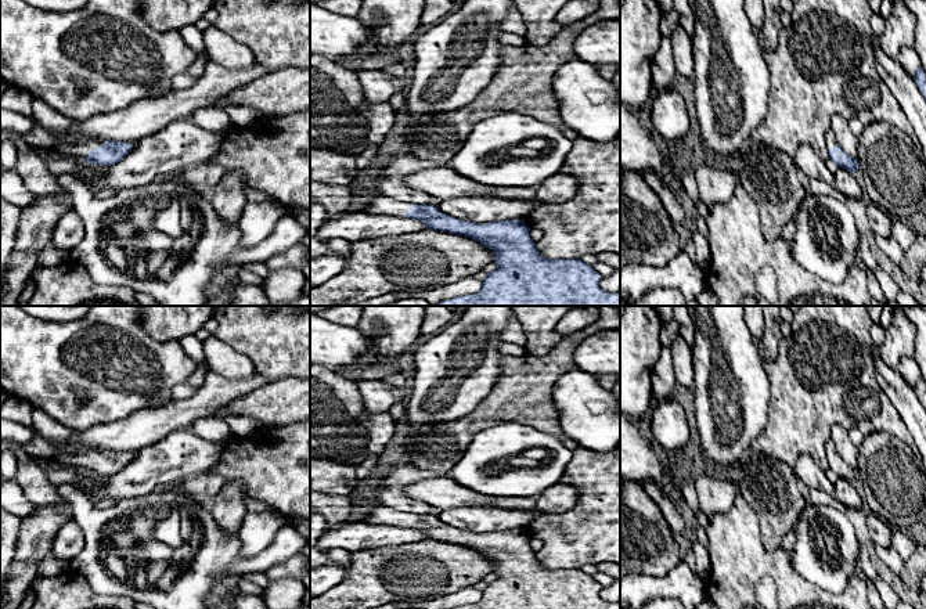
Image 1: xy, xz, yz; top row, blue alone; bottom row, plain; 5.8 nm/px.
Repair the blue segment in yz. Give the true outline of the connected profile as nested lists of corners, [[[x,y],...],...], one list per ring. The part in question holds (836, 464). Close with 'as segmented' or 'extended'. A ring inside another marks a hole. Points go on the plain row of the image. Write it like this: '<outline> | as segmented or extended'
[[[830,437],[828,439],[826,444],[826,457],[828,457],[828,464],[829,468],[839,476],[843,478],[851,483],[854,483],[855,480],[860,479],[858,476],[858,469],[854,469],[853,466],[850,466],[839,454],[837,450],[835,447],[835,443],[830,440]]] | extended

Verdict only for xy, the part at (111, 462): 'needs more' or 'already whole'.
needs more

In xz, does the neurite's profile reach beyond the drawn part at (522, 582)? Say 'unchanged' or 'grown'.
grown

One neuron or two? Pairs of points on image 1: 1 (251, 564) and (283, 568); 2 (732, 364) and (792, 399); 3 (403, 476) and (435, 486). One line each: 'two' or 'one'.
1: two
2: two
3: two

